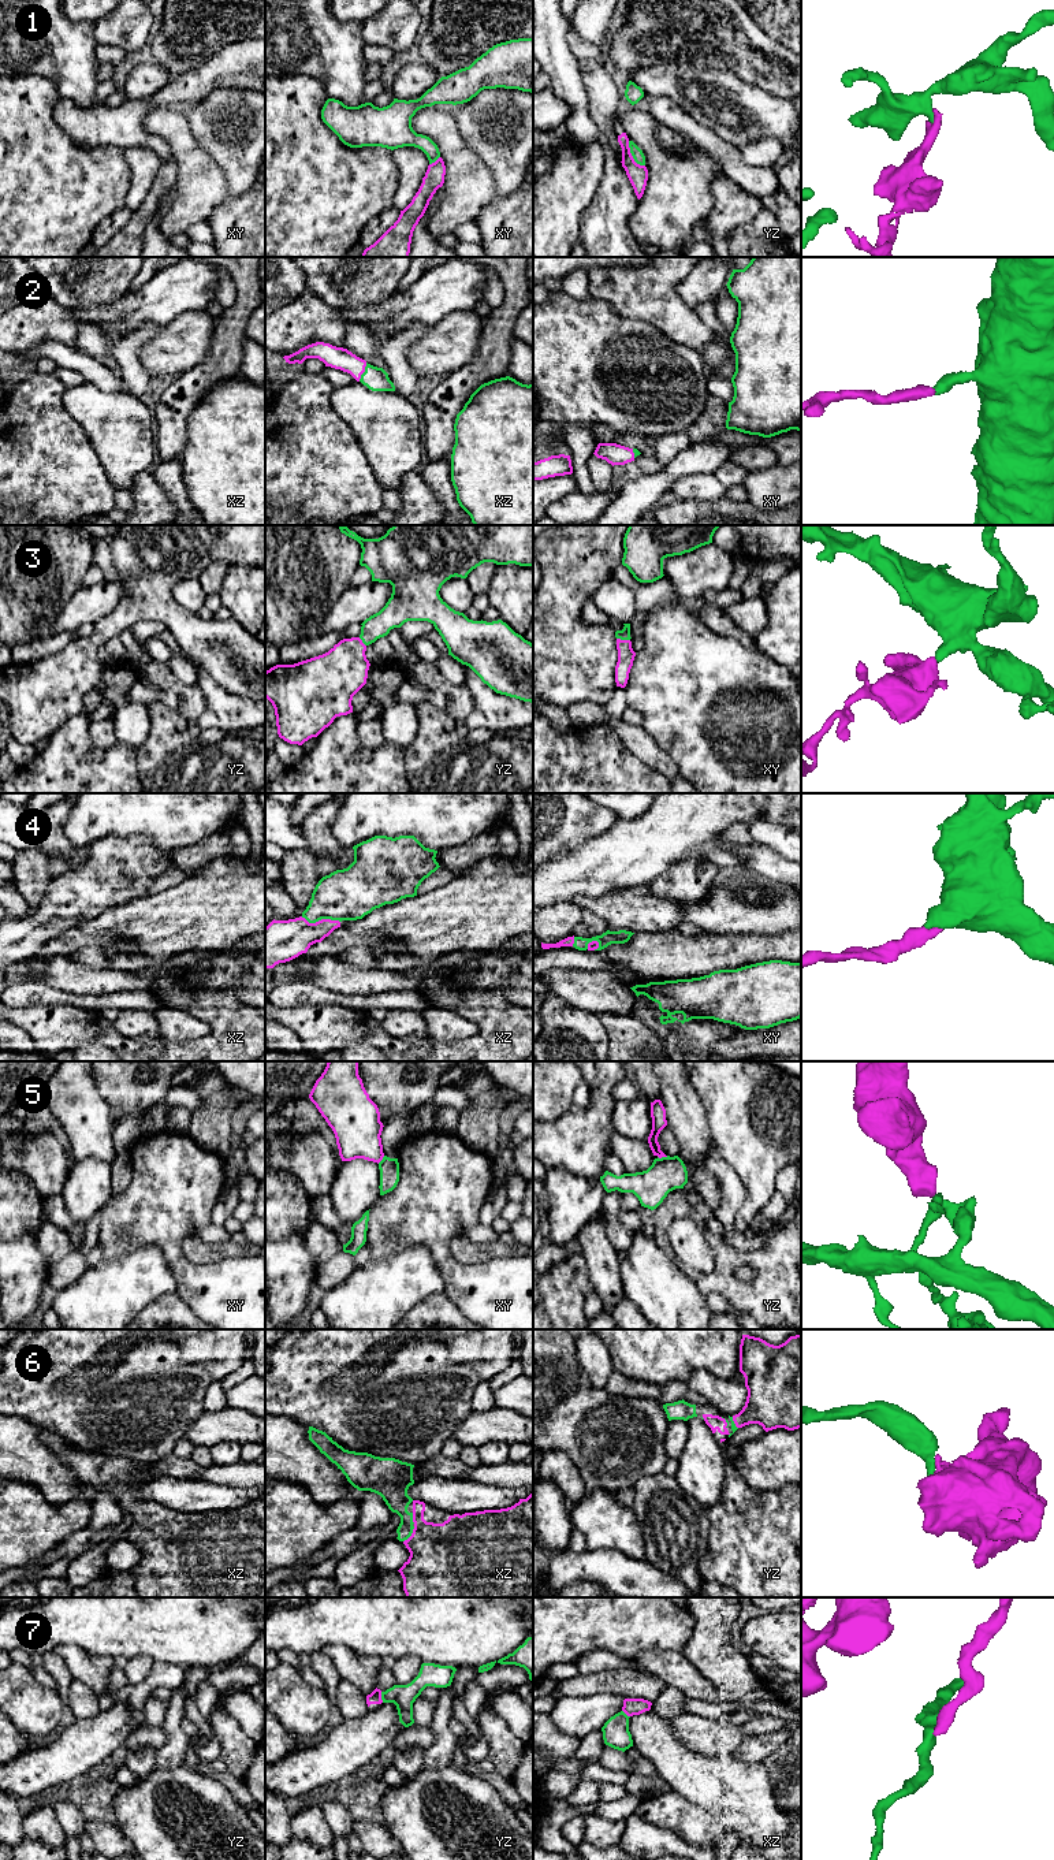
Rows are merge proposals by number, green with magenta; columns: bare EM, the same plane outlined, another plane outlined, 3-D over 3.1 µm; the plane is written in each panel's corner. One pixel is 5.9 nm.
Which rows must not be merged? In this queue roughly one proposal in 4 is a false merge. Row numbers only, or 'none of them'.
1, 5, 7

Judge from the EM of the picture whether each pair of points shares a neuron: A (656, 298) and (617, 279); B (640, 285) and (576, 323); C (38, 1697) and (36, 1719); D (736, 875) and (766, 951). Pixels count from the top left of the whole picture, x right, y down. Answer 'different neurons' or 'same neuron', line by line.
A: same neuron
B: different neurons
C: same neuron
D: different neurons

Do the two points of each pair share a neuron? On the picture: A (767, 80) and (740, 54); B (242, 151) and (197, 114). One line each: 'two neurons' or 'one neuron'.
A: one neuron
B: one neuron

